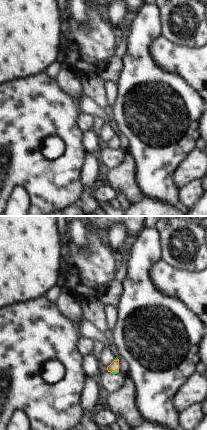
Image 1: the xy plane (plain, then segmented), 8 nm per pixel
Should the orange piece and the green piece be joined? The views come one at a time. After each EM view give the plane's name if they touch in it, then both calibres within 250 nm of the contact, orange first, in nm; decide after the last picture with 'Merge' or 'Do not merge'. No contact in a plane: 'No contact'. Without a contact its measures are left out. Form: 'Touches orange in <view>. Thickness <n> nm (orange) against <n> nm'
Touches orange in xy. Thickness 80 nm (orange) against 20 nm

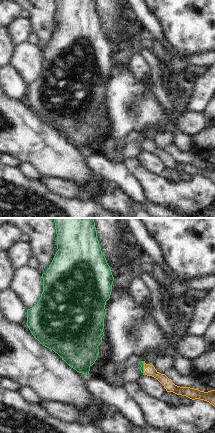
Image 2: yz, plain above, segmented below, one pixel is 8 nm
Touches orange in yz. Thickness 90 nm (orange) against 40 nm

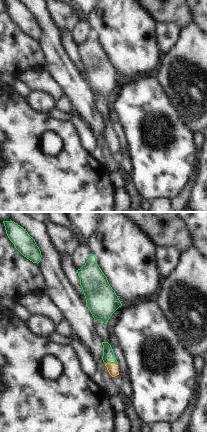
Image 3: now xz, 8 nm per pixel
Touches orange in xz. Thickness 90 nm (orange) against 100 nm

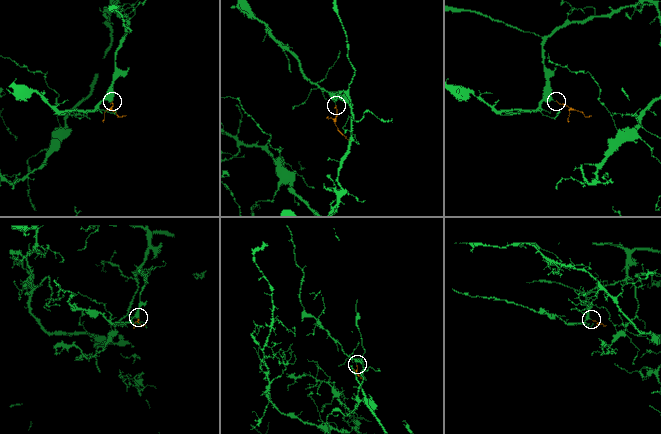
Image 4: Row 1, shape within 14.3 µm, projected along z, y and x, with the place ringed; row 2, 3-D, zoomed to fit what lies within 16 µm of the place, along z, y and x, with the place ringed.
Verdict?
Merge

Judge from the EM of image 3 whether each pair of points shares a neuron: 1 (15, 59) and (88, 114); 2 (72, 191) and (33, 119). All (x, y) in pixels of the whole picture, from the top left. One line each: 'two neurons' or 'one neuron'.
1: two neurons
2: one neuron

